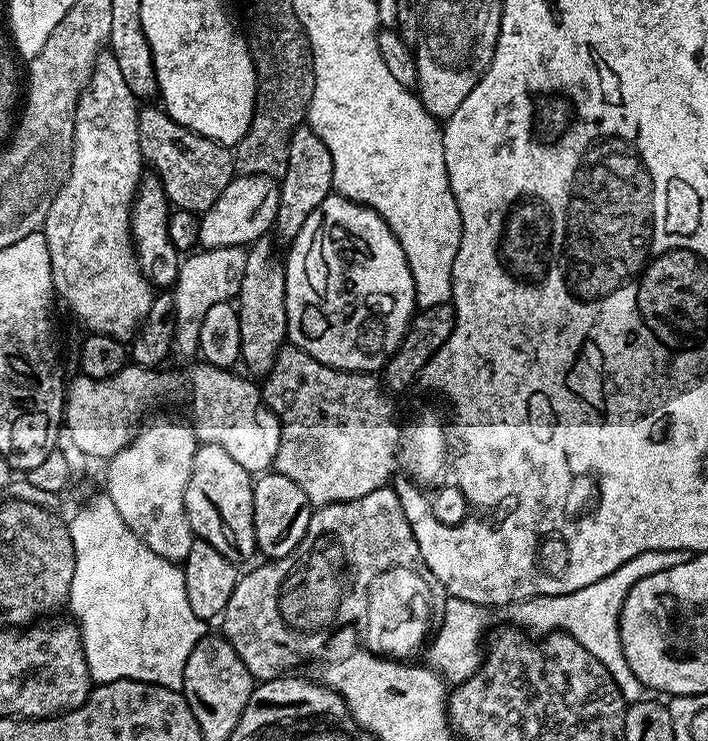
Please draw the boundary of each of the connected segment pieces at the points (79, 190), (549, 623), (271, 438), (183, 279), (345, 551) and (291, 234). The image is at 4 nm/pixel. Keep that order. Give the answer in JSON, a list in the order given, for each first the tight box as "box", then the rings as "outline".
[{"box":[42,58,154,342],"outline":[[[111,58],[101,59],[92,69],[91,76],[87,83],[80,89],[80,97],[76,102],[76,129],[72,135],[72,170],[68,173],[68,179],[64,181],[64,187],[52,200],[49,208],[47,223],[42,231],[48,237],[48,249],[50,250],[50,262],[52,263],[52,287],[55,295],[60,296],[68,303],[68,308],[88,327],[89,333],[101,332],[115,340],[125,342],[131,341],[132,337],[140,330],[140,324],[150,314],[150,306],[154,299],[153,285],[149,284],[147,278],[140,273],[140,265],[136,263],[134,255],[134,244],[130,239],[130,209],[134,204],[134,197],[138,192],[138,185],[141,183],[140,164],[142,165],[142,153],[140,150],[140,137],[142,135],[141,125],[136,125],[136,97],[126,86],[122,74],[118,70],[115,60]]]},{"box":[515,550,690,702],"outline":[[[670,550],[669,552],[647,552],[638,554],[630,558],[614,574],[594,582],[590,586],[582,586],[582,590],[574,590],[570,594],[561,596],[533,596],[531,600],[523,601],[515,609],[515,623],[521,629],[529,630],[533,628],[539,634],[547,634],[553,630],[568,633],[578,642],[594,654],[595,658],[601,660],[610,674],[613,675],[614,682],[617,683],[618,690],[628,702],[641,699],[642,685],[640,680],[630,670],[630,662],[626,662],[626,654],[622,650],[620,641],[620,611],[626,602],[626,594],[634,586],[634,582],[642,582],[650,574],[658,574],[658,570],[666,570],[670,566],[678,566],[682,562],[690,559],[690,554],[686,550]]]},{"box":[188,363,280,474],"outline":[[[197,363],[197,368],[188,376],[188,400],[192,403],[192,417],[190,423],[200,444],[222,446],[242,470],[253,474],[263,474],[276,463],[278,446],[280,445],[280,419],[271,412],[259,387],[251,384],[253,381],[247,375],[239,376],[227,367],[219,368],[213,364]]]},{"box":[171,247,250,355],"outline":[[[243,247],[239,248],[204,248],[185,255],[180,261],[180,273],[171,289],[172,306],[176,317],[175,355],[197,355],[200,343],[198,334],[202,334],[202,318],[206,310],[223,300],[231,301],[239,297],[240,283],[248,270],[250,257]]]},{"box":[222,486,434,681],"outline":[[[385,486],[378,490],[370,490],[370,494],[362,494],[362,498],[354,498],[350,502],[334,502],[333,504],[319,505],[313,511],[310,522],[306,526],[306,534],[302,538],[302,542],[298,542],[298,546],[289,556],[284,556],[281,560],[268,560],[260,562],[253,572],[248,572],[239,577],[234,586],[234,594],[230,594],[230,602],[226,602],[222,623],[222,635],[225,640],[230,642],[230,646],[234,646],[234,650],[238,654],[238,658],[246,666],[246,670],[250,670],[250,674],[257,681],[275,680],[277,676],[287,673],[295,666],[299,660],[308,660],[315,652],[320,652],[328,644],[328,639],[335,634],[339,628],[354,626],[364,618],[364,614],[368,614],[368,606],[372,608],[372,604],[380,604],[382,600],[382,584],[434,584],[430,570],[426,566],[426,562],[422,558],[422,554],[418,550],[418,542],[414,538],[414,534],[410,530],[410,522],[406,522],[406,510],[402,510],[402,502],[398,498],[395,487]]]},{"box":[274,126,333,242],"outline":[[[307,126],[297,128],[297,130],[292,133],[292,136],[289,138],[286,145],[286,162],[288,162],[288,165],[284,168],[284,180],[281,179],[279,181],[280,205],[278,206],[274,232],[275,235],[280,235],[281,238],[284,239],[284,242],[291,242],[298,234],[298,230],[302,230],[306,218],[310,218],[312,211],[315,210],[315,208],[333,191],[332,155],[327,146],[322,142],[322,138],[318,138],[318,134]]]}]

